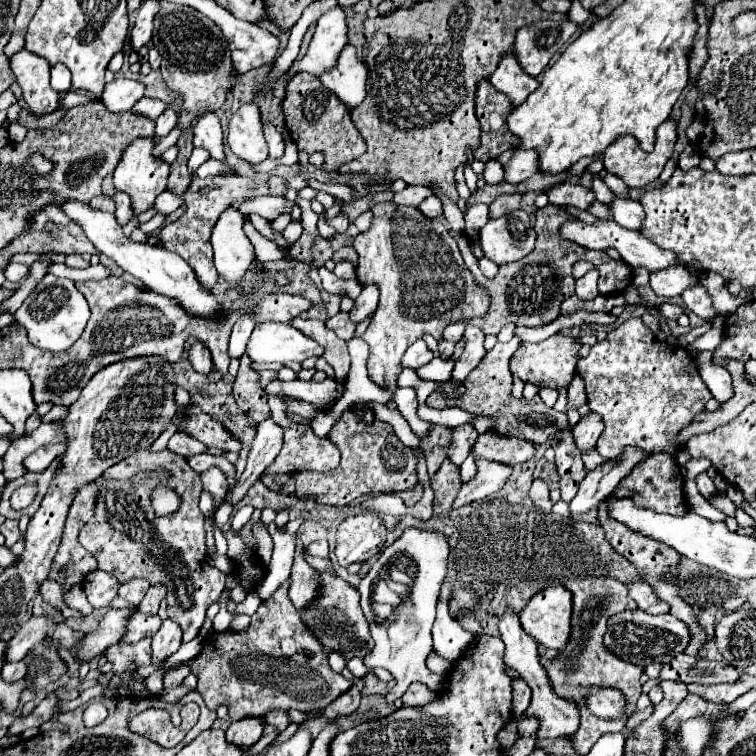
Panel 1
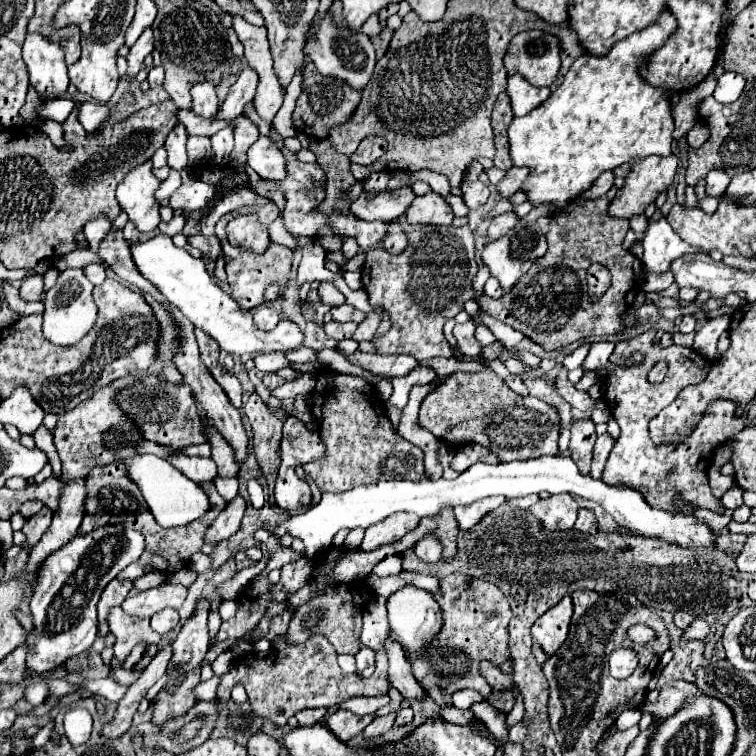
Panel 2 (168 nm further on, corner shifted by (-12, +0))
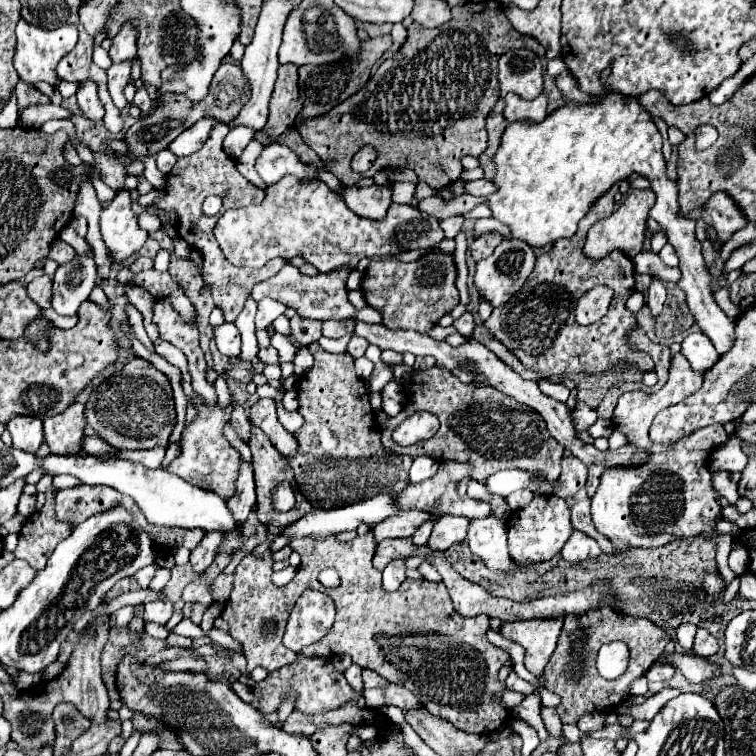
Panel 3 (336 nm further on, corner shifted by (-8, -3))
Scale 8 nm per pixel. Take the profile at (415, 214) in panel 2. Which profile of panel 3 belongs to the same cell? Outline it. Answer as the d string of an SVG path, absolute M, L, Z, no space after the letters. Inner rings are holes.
M284 176L266 188L266 200L260 206L226 210L218 218L214 236L234 266L262 268L276 256L286 260L302 256L320 272L330 272L342 264L356 268L360 258L386 258L404 250L436 248L444 238L444 230L436 216L424 214L412 204L392 204L384 220L360 218L322 180L300 182L294 176Z

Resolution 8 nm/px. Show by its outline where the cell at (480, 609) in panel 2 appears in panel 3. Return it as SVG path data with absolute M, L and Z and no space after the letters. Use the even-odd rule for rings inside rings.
M372 532L344 544L336 538L324 538L320 542L302 538L292 540L289 546L299 553L302 564L286 586L278 588L272 584L270 556L258 560L248 554L234 572L234 608L224 608L222 618L234 628L234 640L238 640L244 650L250 650L250 654L246 654L250 662L248 672L256 666L272 672L296 660L296 654L282 644L282 636L294 602L306 588L312 588L330 594L338 612L332 630L320 642L306 646L302 654L332 658L346 652L360 668L376 670L388 682L408 686L424 708L464 732L490 734L510 718L510 710L500 706L500 700L490 700L492 692L502 696L504 684L498 682L498 670L510 660L504 648L490 644L486 638L490 616L480 614L468 618L456 614L444 582L436 584L426 578L406 578L400 592L386 594L382 590L382 572L374 570L372 565L377 546ZM324 568L334 568L340 574L338 588L326 588L318 582L318 574ZM270 620L278 624L276 636L260 634L262 624Z

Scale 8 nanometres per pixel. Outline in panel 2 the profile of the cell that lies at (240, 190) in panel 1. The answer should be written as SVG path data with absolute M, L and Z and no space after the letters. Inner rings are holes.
M424 169L424 171L416 171L416 173L396 173L394 177L396 177L396 179L404 179L404 181L408 181L408 183L414 183L414 181L426 181L426 183L430 185L430 189L436 191L438 195L442 195L442 197L450 195L448 179L446 179L444 175L438 175L438 173L428 171L428 169Z

